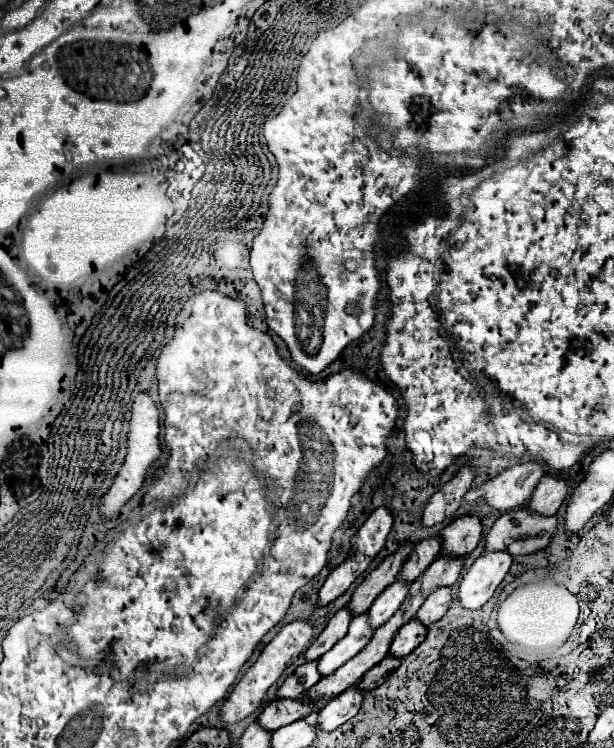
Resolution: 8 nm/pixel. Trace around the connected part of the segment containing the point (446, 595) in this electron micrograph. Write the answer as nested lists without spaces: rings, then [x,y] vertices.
[[[450,586],[438,588],[438,590],[434,590],[434,594],[430,594],[430,596],[426,598],[426,602],[424,602],[422,608],[418,610],[416,618],[418,618],[422,624],[428,626],[428,624],[440,620],[440,618],[448,612],[450,604],[452,604],[452,588],[450,588]]]

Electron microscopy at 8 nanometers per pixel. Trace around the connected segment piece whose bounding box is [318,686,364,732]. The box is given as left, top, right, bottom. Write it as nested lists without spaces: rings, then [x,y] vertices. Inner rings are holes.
[[[358,686],[348,688],[348,692],[342,692],[342,696],[328,700],[326,706],[318,712],[318,726],[326,732],[340,728],[344,722],[356,716],[362,700],[364,700],[364,692],[358,692]]]

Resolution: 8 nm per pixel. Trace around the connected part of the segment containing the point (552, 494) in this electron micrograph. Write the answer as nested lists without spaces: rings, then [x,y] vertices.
[[[558,472],[546,474],[540,480],[536,492],[530,498],[530,510],[538,512],[538,514],[544,514],[544,516],[556,514],[560,504],[568,496],[568,490],[570,490],[570,480],[568,478],[564,478]]]

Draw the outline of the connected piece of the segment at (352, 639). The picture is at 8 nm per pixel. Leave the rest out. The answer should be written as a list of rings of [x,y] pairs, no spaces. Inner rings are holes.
[[[368,612],[358,614],[352,618],[352,624],[348,628],[348,634],[338,640],[320,660],[318,660],[318,670],[322,676],[328,676],[336,672],[340,666],[344,666],[350,658],[354,658],[374,636],[374,628],[370,628],[370,618]]]

